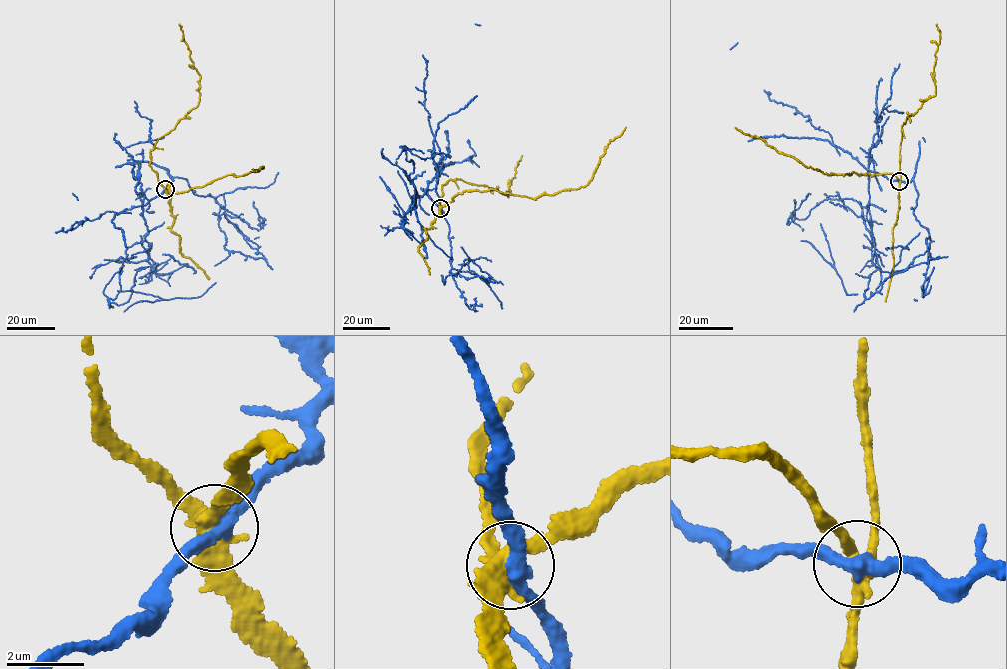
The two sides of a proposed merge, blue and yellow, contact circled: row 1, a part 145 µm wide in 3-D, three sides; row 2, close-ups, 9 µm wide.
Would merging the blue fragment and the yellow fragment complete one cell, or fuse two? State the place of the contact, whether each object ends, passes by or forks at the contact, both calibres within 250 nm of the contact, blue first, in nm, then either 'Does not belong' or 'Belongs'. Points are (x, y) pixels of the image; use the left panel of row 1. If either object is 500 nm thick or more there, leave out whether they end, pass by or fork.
Place: (165, 189). At the ring blue passes by. At the ring yellow forks. Thickness 400 nm (blue) against 320 nm. Does not belong

